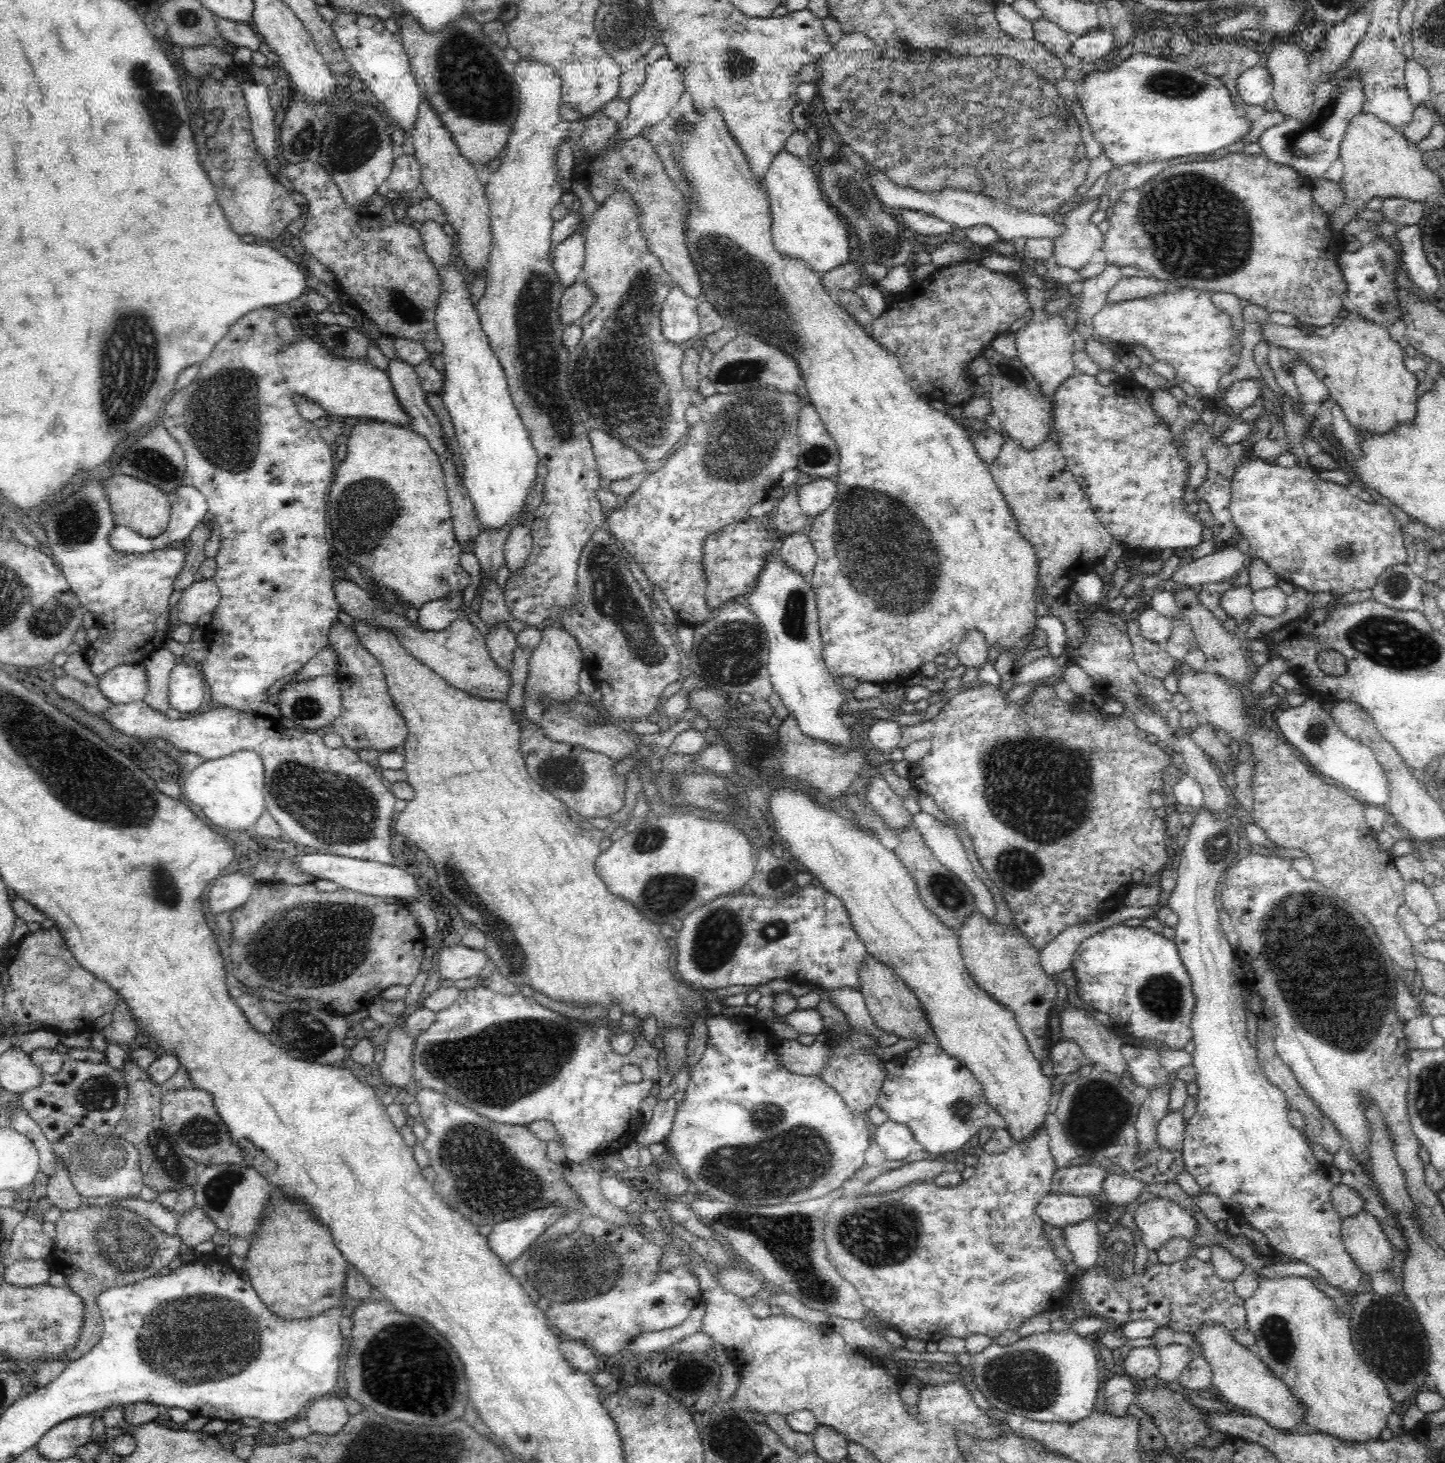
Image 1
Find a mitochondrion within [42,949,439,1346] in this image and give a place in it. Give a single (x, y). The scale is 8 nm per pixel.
(123, 1244)

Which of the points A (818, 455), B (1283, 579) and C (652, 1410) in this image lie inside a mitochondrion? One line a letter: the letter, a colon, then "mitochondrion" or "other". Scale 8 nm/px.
A: mitochondrion
B: other
C: mitochondrion

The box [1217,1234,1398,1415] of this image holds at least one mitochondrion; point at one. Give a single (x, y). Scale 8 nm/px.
(1274, 1332)

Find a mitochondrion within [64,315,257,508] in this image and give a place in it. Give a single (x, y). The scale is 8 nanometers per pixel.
(143, 459)

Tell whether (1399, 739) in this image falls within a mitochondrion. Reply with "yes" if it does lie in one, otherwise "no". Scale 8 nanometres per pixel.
no

